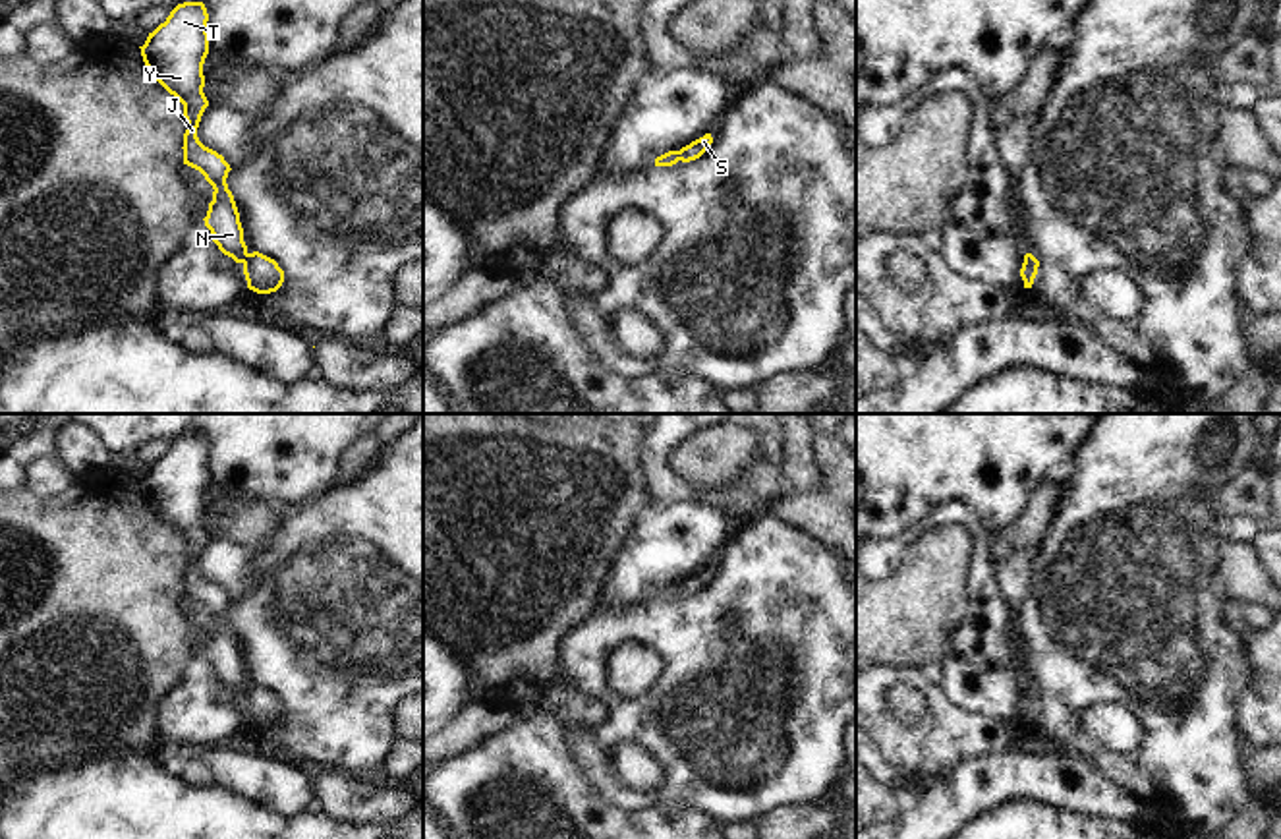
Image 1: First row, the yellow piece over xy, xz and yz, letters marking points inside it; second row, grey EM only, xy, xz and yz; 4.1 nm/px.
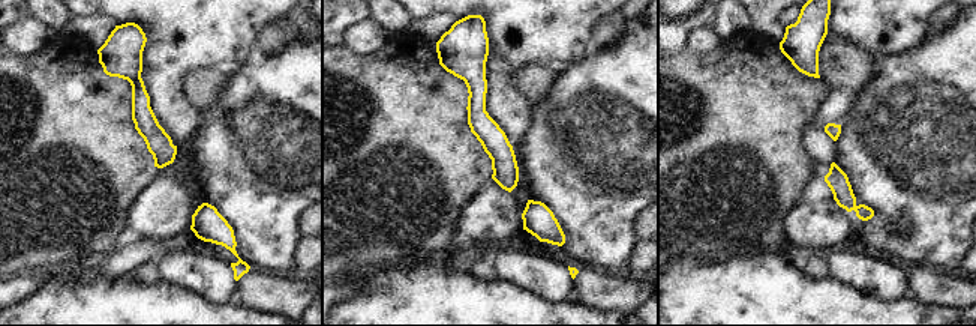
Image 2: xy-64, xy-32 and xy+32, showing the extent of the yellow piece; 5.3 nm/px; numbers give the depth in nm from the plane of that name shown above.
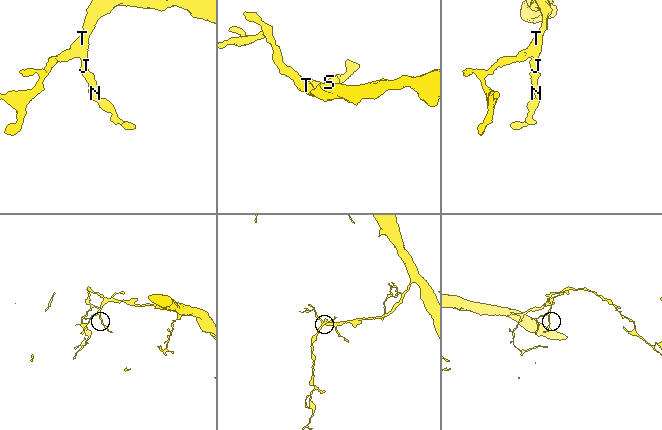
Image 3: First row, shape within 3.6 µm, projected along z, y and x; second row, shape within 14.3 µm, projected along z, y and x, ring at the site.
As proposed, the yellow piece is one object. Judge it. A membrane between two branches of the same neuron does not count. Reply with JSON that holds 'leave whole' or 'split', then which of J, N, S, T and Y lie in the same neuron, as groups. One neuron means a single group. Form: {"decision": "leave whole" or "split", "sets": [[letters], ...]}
{"decision": "leave whole", "sets": [["J", "N", "S", "T", "Y"]]}

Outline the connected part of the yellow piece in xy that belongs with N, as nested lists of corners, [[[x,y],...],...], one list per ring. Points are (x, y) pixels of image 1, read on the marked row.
[[[203,2],[178,4],[139,48],[151,75],[184,104],[187,122],[182,147],[184,164],[199,170],[214,189],[203,218],[213,242],[224,255],[243,265],[249,290],[270,294],[282,286],[284,271],[274,259],[247,251],[240,213],[226,184],[232,168],[222,155],[205,147],[197,137],[201,116],[209,106],[203,93],[203,64],[209,54],[207,21]]]

